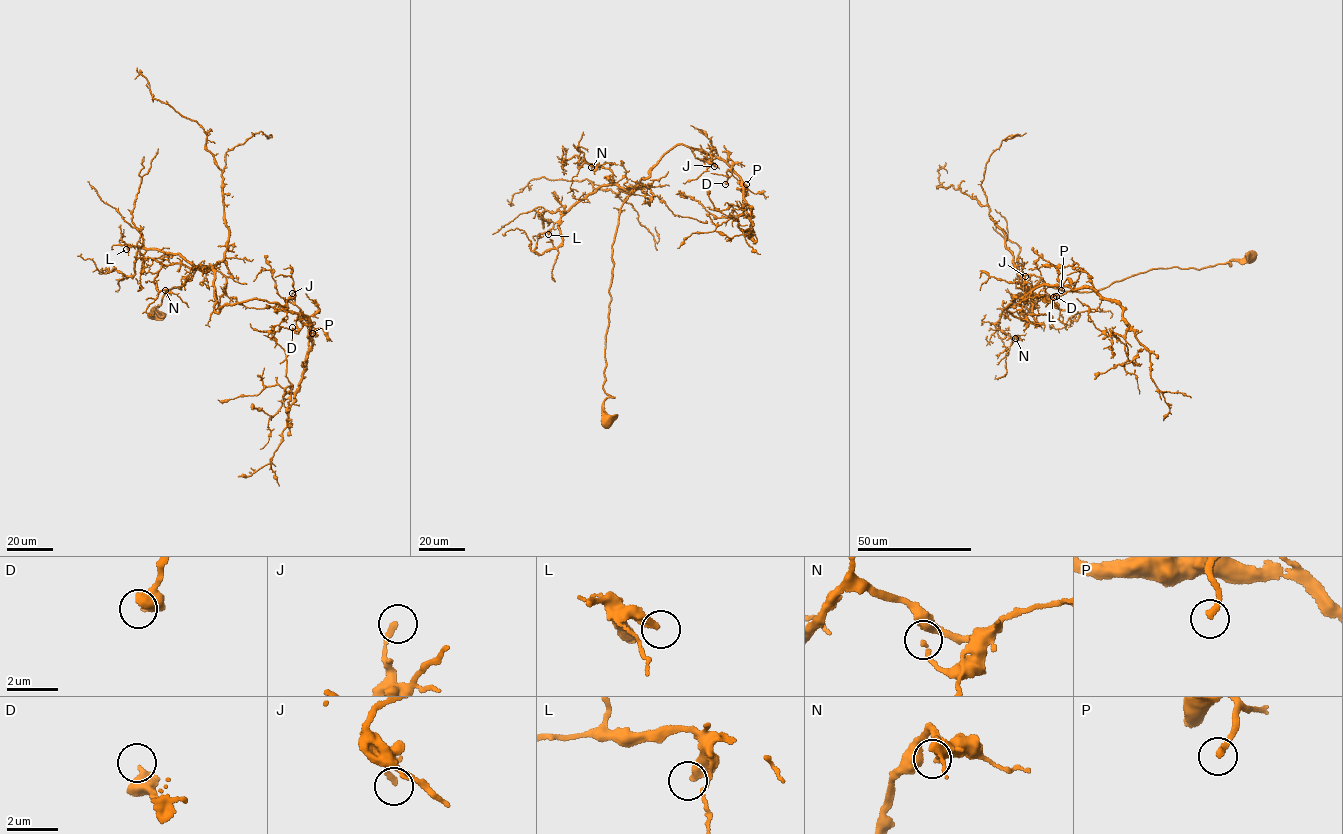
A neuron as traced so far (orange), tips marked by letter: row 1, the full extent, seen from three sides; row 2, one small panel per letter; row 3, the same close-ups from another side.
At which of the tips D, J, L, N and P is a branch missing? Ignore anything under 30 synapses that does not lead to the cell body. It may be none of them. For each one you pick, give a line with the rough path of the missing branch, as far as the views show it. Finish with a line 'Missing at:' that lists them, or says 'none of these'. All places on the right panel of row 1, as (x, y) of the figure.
P: missing branch runs (1061, 290), (1065, 307)
Missing at: P

